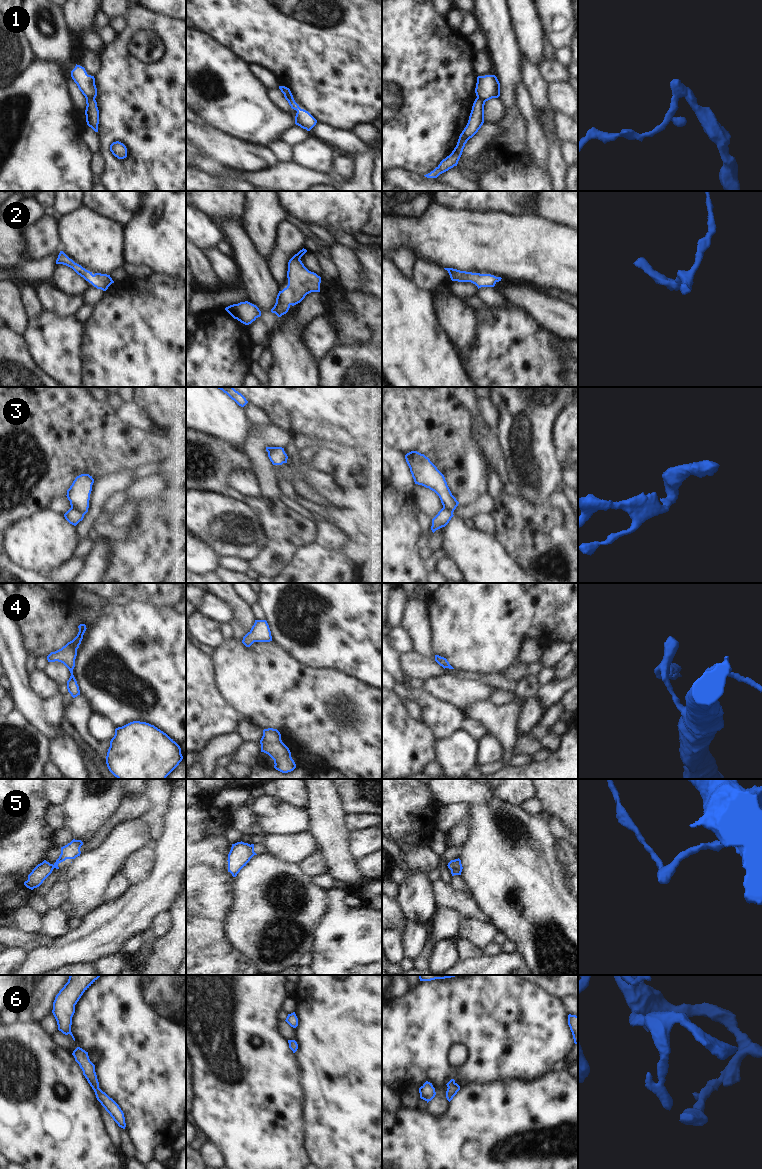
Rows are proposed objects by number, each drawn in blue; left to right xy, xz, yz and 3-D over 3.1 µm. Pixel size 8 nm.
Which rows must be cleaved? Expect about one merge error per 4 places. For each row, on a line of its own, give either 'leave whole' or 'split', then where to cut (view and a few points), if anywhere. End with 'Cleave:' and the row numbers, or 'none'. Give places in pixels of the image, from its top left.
1: split | xy (94, 98), (86, 99)
2: leave whole | no cut
3: split | xy (71, 506), (84, 514)
4: leave whole | no cut
5: split | yz (453, 860), (452, 867), (456, 874)
6: leave whole | no cut
Cleave: 1, 3, 5

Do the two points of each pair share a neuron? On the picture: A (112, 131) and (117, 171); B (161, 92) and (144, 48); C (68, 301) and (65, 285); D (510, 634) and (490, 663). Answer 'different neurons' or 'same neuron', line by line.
A: same neuron
B: same neuron
C: different neurons
D: same neuron

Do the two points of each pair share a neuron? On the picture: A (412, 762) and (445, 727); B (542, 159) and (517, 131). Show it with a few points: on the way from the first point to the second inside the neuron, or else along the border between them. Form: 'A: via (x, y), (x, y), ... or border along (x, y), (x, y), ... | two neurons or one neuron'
A: border along (422, 722), (429, 728), (435, 739) | two neurons
B: border along (525, 119), (527, 147), (531, 158), (536, 164) | two neurons

